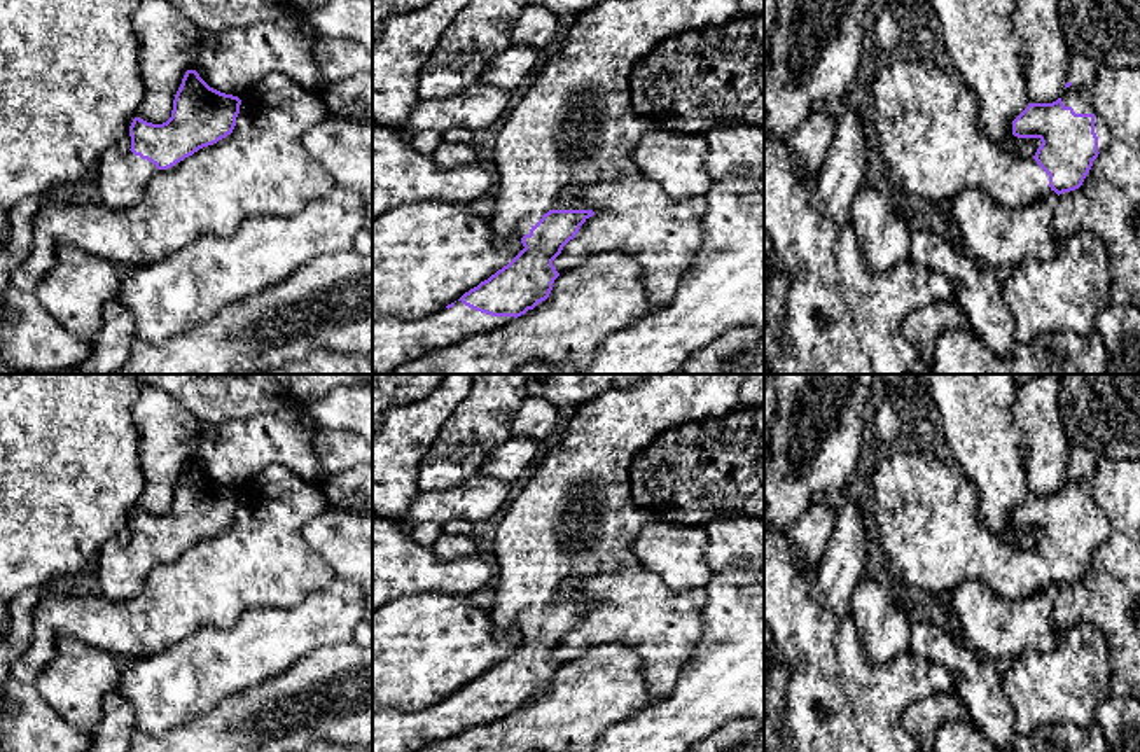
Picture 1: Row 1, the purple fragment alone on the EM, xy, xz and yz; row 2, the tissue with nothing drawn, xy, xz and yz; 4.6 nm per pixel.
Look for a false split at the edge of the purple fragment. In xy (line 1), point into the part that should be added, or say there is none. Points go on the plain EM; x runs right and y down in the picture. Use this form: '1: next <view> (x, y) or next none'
1: next xy (123, 569)

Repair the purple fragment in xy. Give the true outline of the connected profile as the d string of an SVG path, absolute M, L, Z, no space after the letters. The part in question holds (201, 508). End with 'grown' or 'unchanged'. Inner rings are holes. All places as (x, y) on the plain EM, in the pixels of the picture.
M187 462L173 491L171 509L152 516L135 509L131 540L107 540L94 567L101 595L129 600L147 582L157 561L168 561L203 539L233 525L241 491L210 479L196 462Z | grown

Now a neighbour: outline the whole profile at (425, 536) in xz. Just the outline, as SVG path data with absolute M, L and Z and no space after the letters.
M418 525L413 526L413 540L423 547L432 547L435 540L442 535L441 525Z

